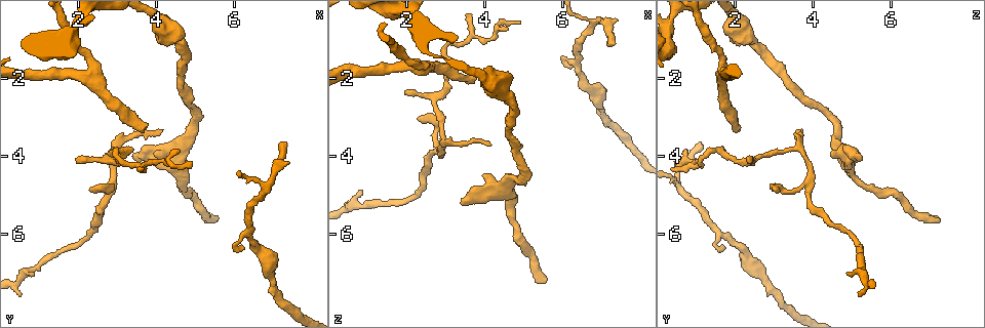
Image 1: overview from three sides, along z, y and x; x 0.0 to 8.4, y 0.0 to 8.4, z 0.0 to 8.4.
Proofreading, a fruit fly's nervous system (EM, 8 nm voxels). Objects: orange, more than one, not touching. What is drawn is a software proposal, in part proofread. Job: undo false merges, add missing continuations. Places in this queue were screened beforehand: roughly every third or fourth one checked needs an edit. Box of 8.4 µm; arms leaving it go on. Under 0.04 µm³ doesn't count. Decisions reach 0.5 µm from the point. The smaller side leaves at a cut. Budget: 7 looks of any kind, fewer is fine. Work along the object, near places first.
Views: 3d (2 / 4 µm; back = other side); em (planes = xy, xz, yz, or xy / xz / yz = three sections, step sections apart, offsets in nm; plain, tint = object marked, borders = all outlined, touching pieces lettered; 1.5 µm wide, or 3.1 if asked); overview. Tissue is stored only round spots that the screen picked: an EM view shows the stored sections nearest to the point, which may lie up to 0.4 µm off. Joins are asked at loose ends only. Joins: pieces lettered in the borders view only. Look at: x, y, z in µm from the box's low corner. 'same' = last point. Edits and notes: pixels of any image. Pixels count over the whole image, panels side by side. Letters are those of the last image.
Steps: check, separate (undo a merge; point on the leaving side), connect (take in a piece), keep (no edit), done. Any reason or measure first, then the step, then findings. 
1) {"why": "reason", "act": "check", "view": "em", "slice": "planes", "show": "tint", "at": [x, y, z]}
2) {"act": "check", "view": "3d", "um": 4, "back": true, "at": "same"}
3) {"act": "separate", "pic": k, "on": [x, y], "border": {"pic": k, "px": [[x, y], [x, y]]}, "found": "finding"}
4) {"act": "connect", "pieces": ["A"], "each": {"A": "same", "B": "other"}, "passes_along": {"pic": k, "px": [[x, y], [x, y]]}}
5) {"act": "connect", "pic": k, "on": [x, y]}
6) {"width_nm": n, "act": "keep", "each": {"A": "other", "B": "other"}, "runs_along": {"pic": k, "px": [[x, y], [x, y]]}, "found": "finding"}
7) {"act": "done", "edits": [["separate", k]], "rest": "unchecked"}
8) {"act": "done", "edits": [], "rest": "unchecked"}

{"why": "tapers out", "act": "check", "view": "3d", "um": 4, "at": [2.35, 4.85, 3.05]}

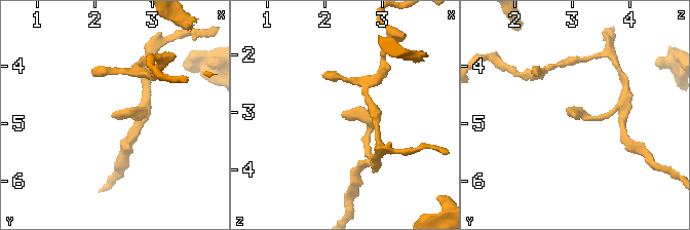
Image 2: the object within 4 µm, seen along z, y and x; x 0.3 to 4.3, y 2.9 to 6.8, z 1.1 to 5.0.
{"act": "check", "view": "em", "slice": "planes", "show": "borders", "at": [2.35, 4.90, 3.00]}

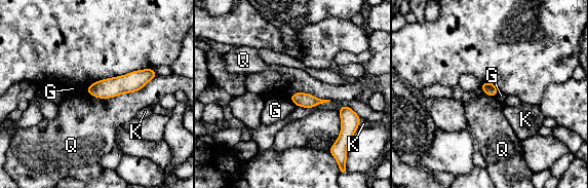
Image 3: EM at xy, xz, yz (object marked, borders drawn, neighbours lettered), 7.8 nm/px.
{"longest_contact_nm": ["Q", 550], "act": "keep", "each": {"G": "other", "K": "other", "Q": "other"}, "found": "none of them fits"}

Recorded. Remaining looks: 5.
{"why": "thin end", "act": "check", "view": "em", "slice": "yz", "step": 4, "show": "borders", "at": [6.05, 6.45, 1.60]}

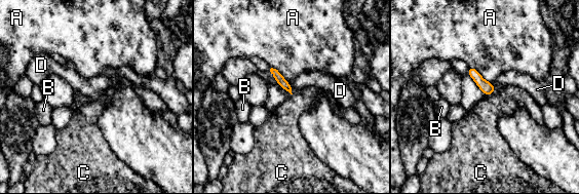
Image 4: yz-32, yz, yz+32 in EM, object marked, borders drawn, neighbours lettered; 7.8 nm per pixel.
{"longest_contact_nm": ["A", 220], "act": "keep", "each": {"A": "other", "B": "other", "C": "other", "D": "other"}, "found": "no lettered piece goes on from it"}

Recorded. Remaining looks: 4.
{"why": "thick end", "act": "check", "view": "em", "slice": "planes", "show": "plain", "at": [3.40, 3.95, 5.25]}

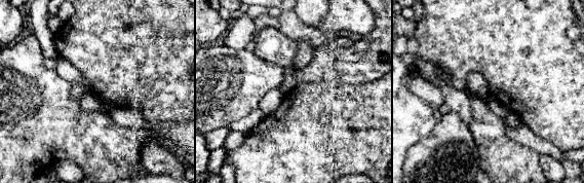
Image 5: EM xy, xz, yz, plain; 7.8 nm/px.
{"why": "see the neighbours", "act": "check", "view": "em", "slice": "planes", "show": "borders", "at": "same"}

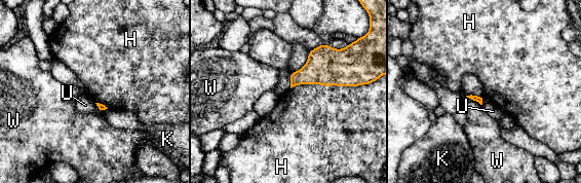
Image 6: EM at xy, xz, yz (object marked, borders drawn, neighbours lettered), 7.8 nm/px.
{"act": "keep", "each": {"H": "other", "K": "other", "U": "other", "W": "other"}, "border": {"pic": 6, "px": [[359, 84], [296, 84], [291, 88]]}, "found": "no lettered piece goes on from it"}

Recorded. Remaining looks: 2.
{"act": "done", "edits": [], "rest": "unchecked"}

